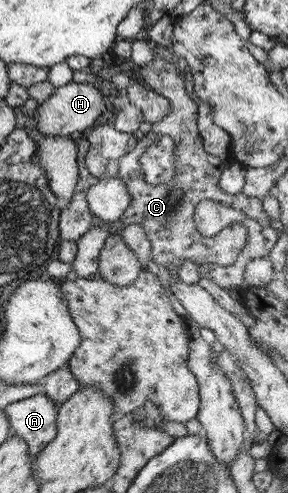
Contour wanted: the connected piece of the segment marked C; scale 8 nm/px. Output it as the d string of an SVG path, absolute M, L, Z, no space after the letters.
M150 39L145 40L154 50L154 56L143 67L139 67L139 75L142 76L150 90L164 97L170 105L167 115L152 124L149 135L151 137L157 135L157 127L159 127L159 136L168 135L175 140L176 172L167 183L139 185L141 181L137 181L137 159L140 155L139 147L145 147L147 137L143 137L141 143L136 143L127 155L117 159L119 177L123 180L127 193L130 195L129 206L119 221L123 228L127 225L143 227L143 233L151 247L150 260L165 269L171 265L175 266L178 272L181 263L185 263L185 260L194 261L193 263L200 266L204 264L215 267L233 265L243 250L247 238L247 229L243 223L231 223L216 235L203 237L195 231L192 221L193 213L199 204L209 200L229 201L229 194L217 185L220 173L225 169L225 162L219 162L202 148L202 139L196 126L197 105L187 96L185 86L183 86L183 77L179 76L181 71L177 69L176 63L162 59L161 55L155 52L155 44Z

